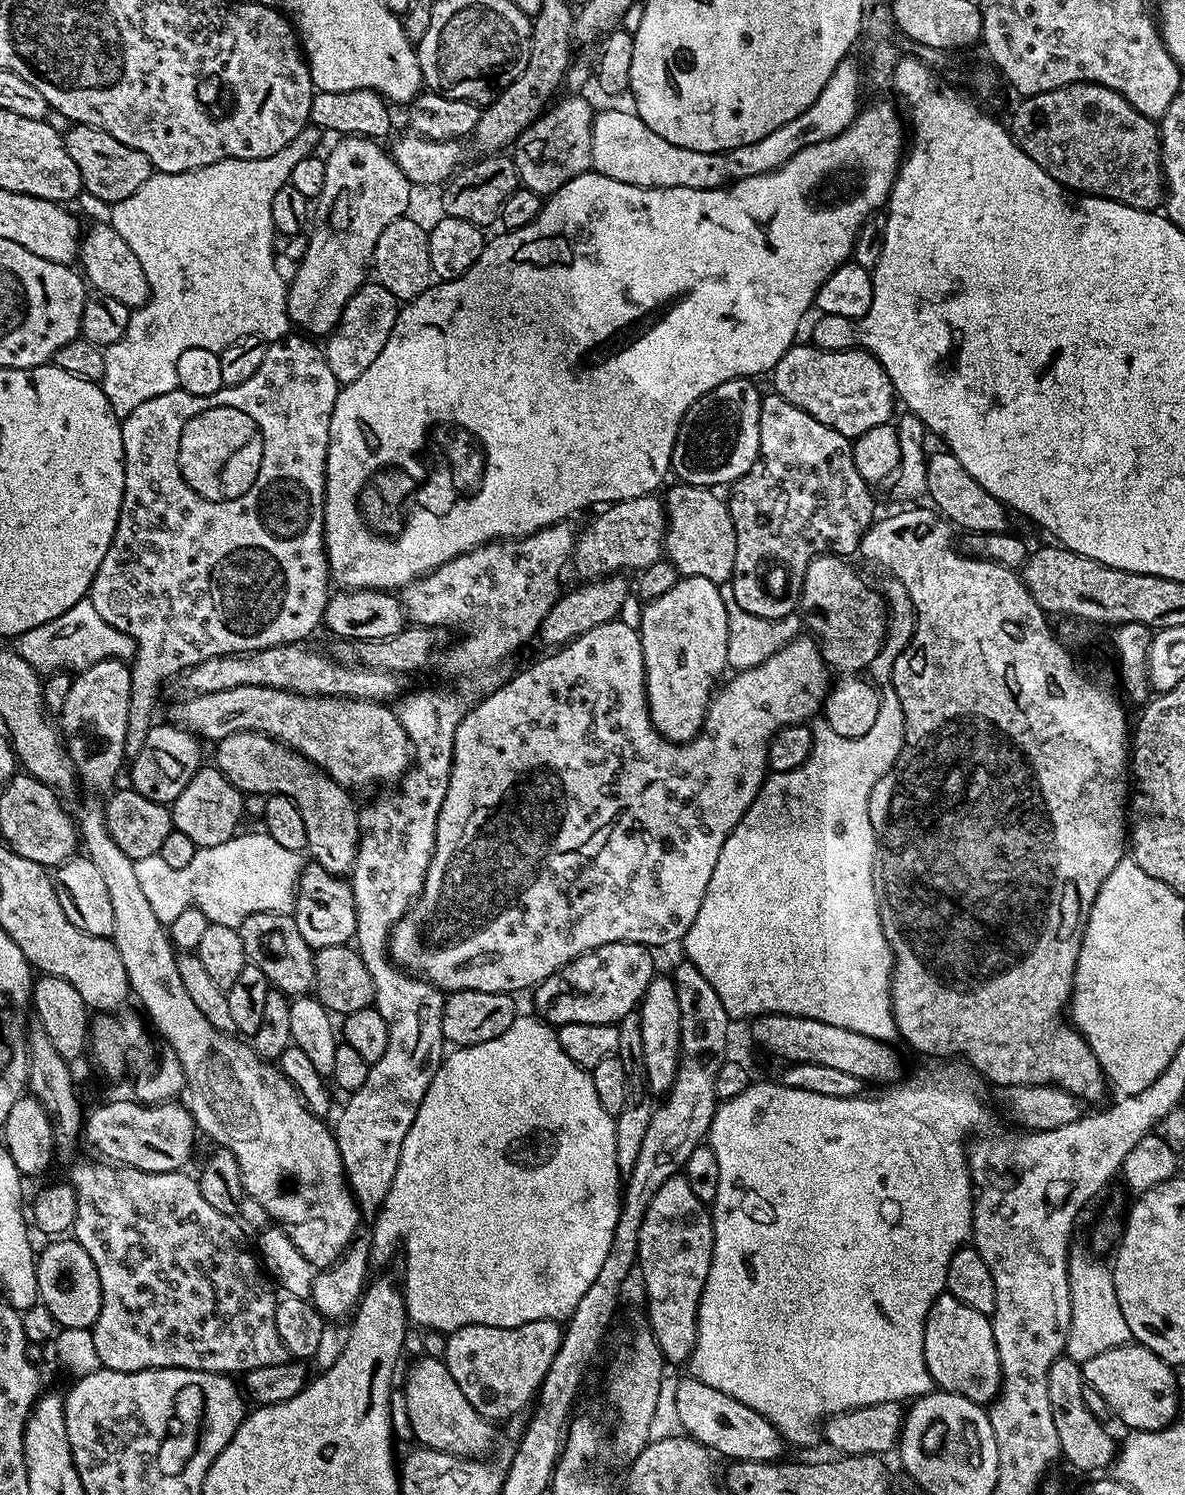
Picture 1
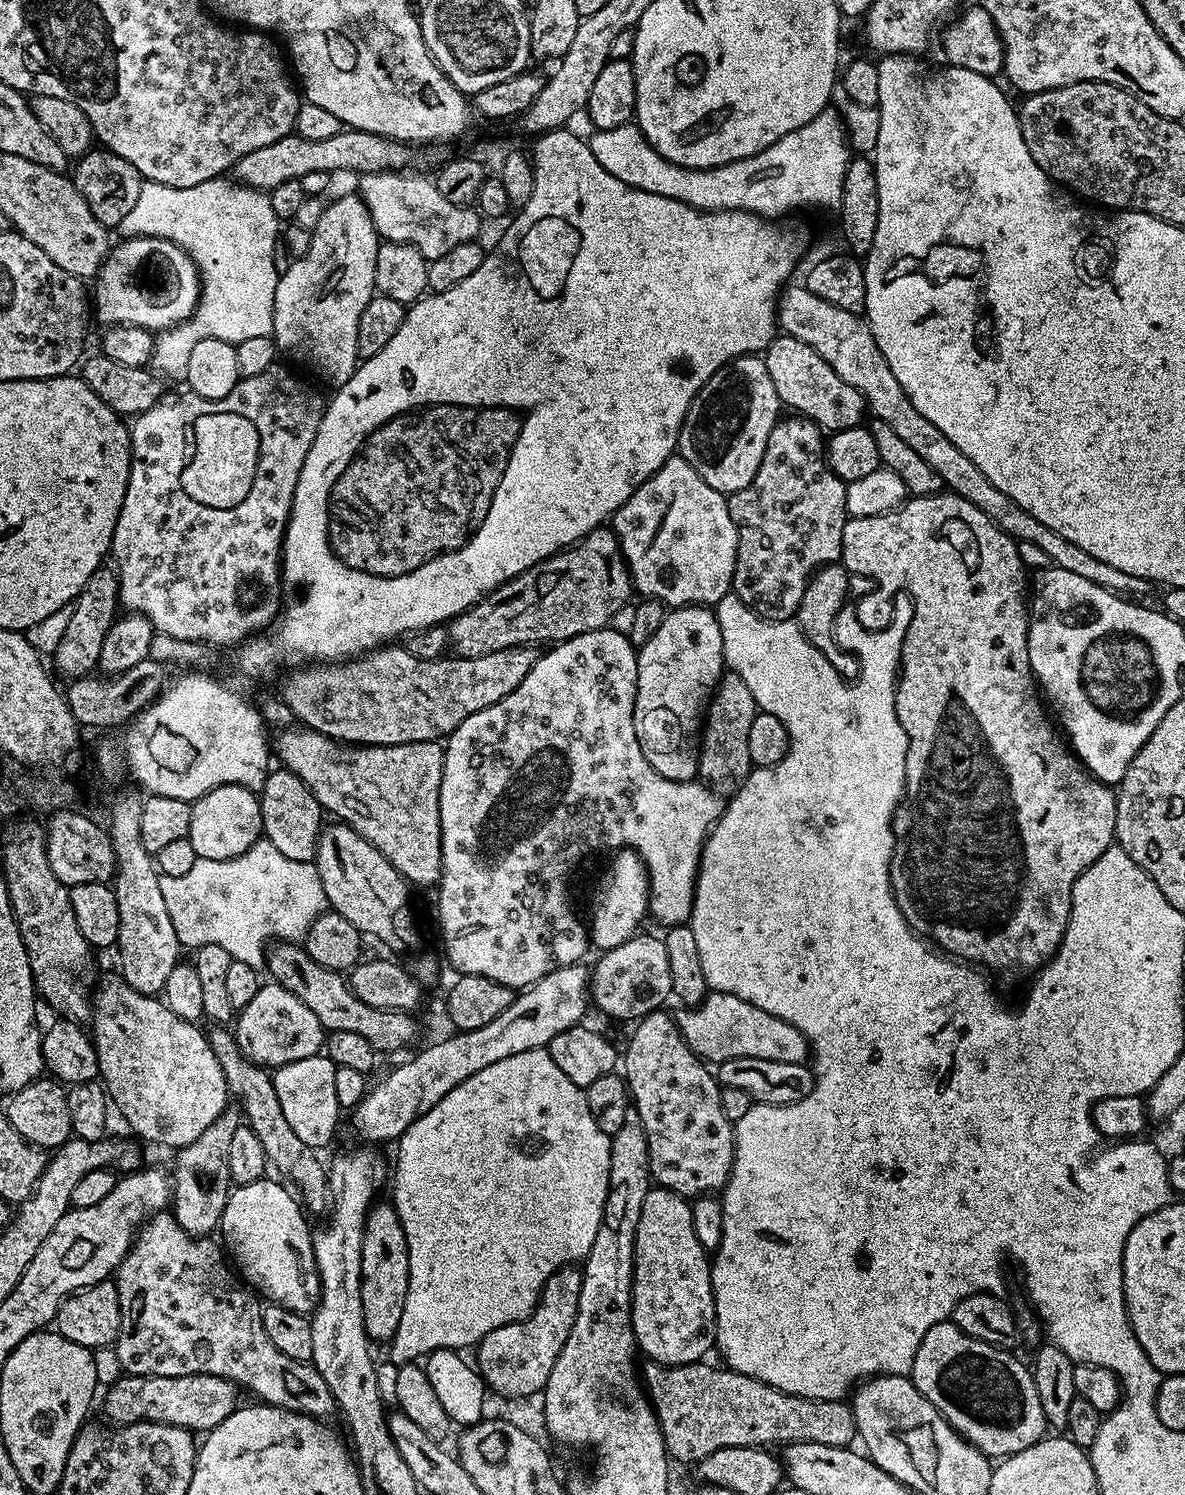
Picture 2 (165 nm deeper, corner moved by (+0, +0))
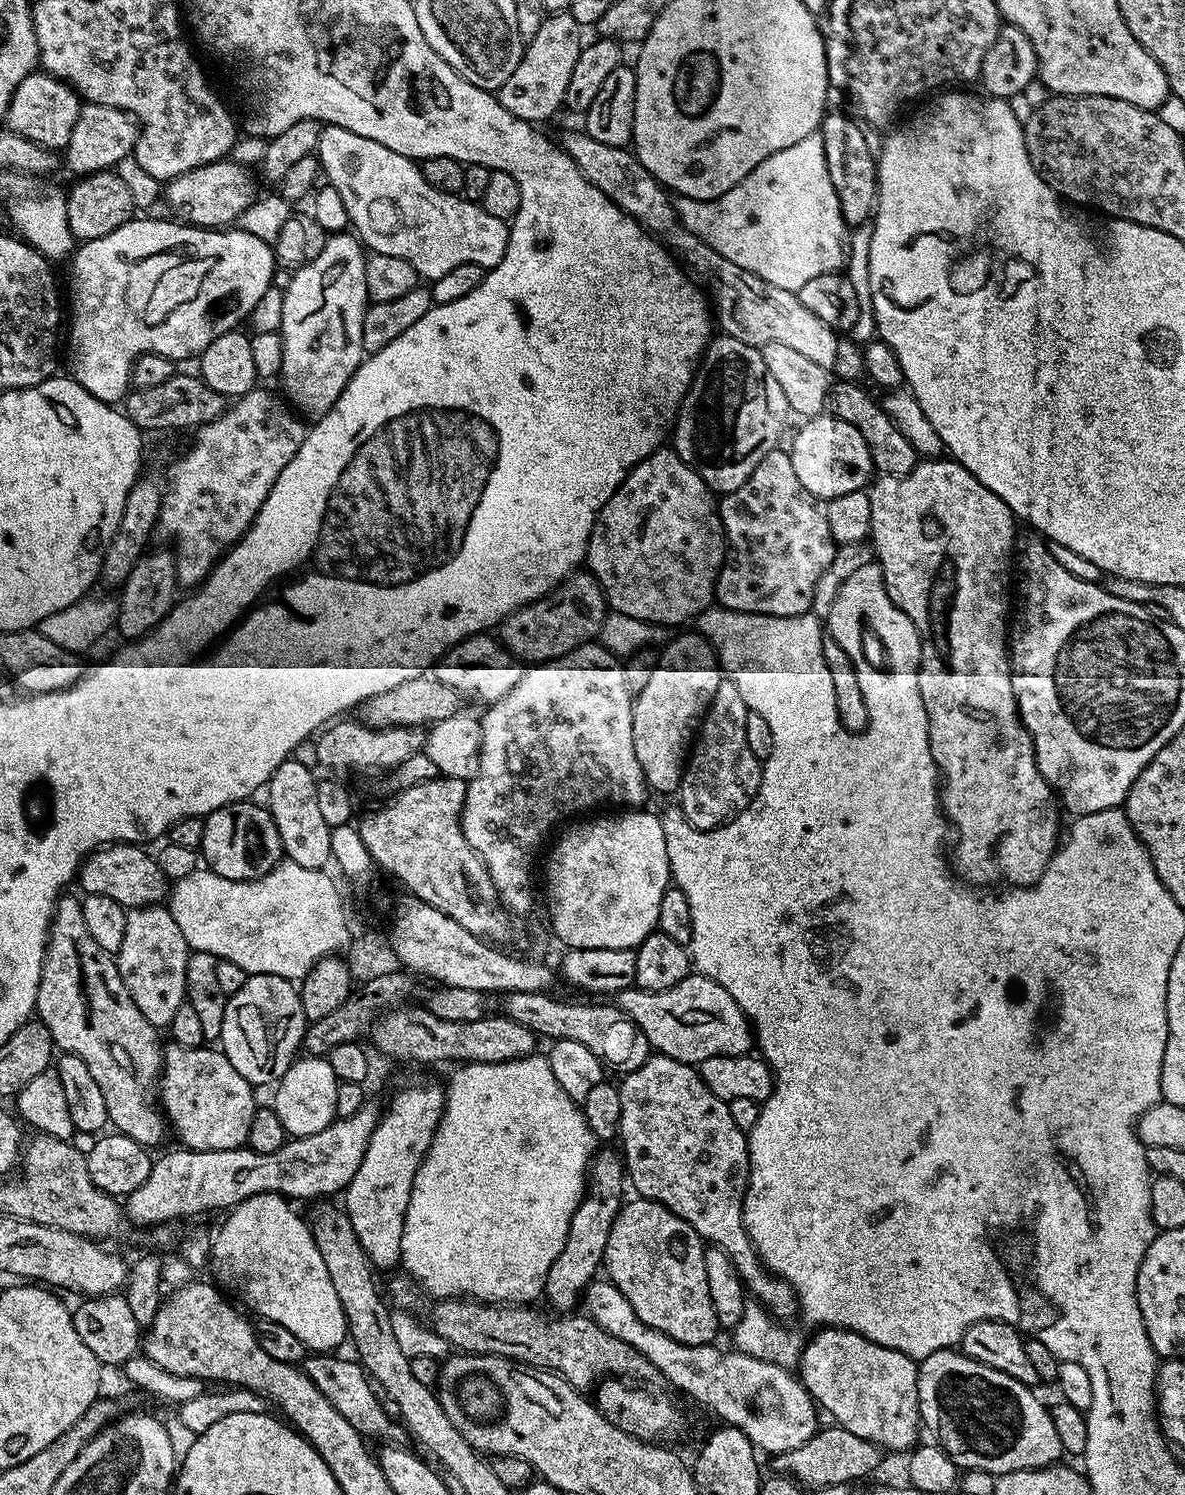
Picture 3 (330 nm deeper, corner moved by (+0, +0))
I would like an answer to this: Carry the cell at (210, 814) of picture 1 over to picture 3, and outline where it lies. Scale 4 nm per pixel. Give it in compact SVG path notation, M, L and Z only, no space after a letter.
M237 802L224 808L214 810L203 817L204 829L199 851L208 859L207 867L217 872L222 878L231 880L257 880L276 865L284 856L282 838L278 834L278 826L274 826L272 816L267 807L260 808L256 802Z

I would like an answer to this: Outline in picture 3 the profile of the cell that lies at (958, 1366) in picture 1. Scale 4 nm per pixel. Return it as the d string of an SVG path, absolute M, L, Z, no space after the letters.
M943 1348L937 1352L929 1352L925 1360L919 1361L916 1368L916 1403L920 1406L920 1419L925 1429L932 1431L931 1438L940 1448L943 1455L953 1461L957 1469L971 1470L973 1472L990 1472L997 1477L1010 1474L1011 1471L1034 1470L1055 1465L1065 1455L1062 1442L1059 1441L1058 1431L1054 1428L1049 1409L1035 1396L1033 1389L1027 1384L1018 1382L1018 1378L1010 1378L1010 1374L1002 1374L1002 1370L994 1370L994 1366L986 1366L974 1358L970 1358L965 1352L956 1348Z

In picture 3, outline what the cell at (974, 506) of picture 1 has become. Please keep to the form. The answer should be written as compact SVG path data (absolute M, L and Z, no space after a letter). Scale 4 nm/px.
M837 379L828 393L828 408L831 415L836 416L842 422L850 422L850 426L854 426L854 430L858 430L858 434L866 438L873 469L879 475L905 476L910 474L910 470L914 470L914 466L918 463L914 446L910 446L910 442L902 438L898 426L894 426L894 422L886 414L883 403L877 397L875 400L862 385L863 383L855 380Z

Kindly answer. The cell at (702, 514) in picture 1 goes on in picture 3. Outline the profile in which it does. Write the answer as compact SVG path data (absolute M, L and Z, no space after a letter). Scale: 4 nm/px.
M657 450L647 456L642 462L635 464L624 477L624 480L614 490L614 494L602 506L602 510L596 515L596 521L592 527L592 533L588 535L588 551L586 553L587 571L598 581L607 607L612 612L621 612L630 618L647 620L649 624L663 626L663 624L680 624L683 620L699 617L713 603L714 589L716 586L716 574L722 563L722 536L714 527L714 500L710 495L710 489L704 483L704 479L675 450Z

